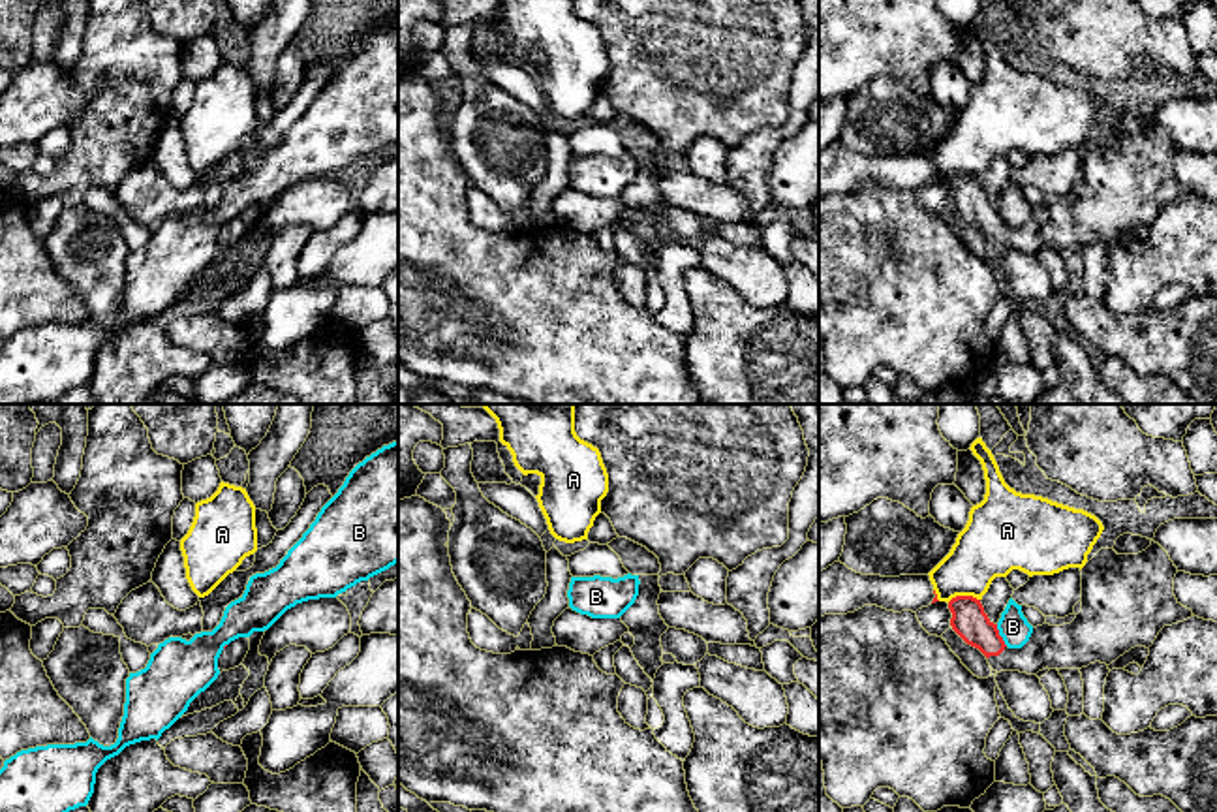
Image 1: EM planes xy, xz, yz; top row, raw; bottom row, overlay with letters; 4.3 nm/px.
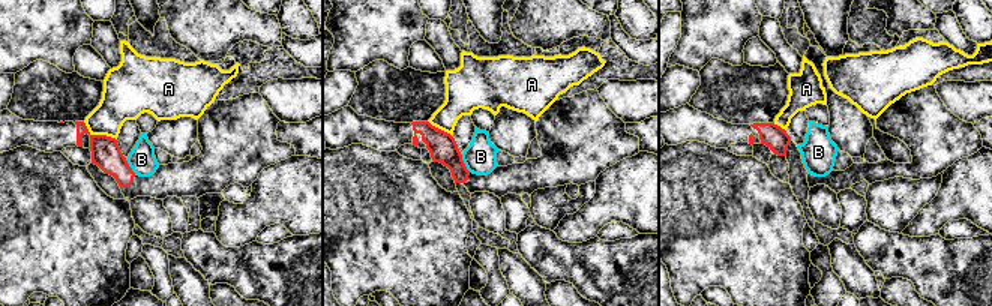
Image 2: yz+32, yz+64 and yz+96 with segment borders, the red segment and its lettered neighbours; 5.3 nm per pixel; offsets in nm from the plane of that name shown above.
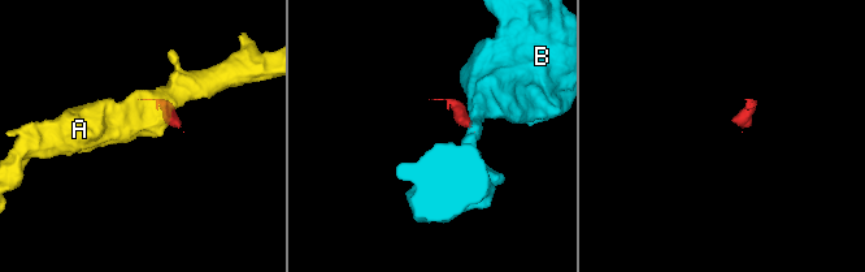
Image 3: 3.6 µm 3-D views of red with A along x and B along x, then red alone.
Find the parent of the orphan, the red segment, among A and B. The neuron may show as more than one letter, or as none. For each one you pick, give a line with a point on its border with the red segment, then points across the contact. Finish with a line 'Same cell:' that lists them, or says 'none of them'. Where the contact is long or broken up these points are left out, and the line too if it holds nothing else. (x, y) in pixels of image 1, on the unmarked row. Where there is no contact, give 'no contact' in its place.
Same cell: none of them

